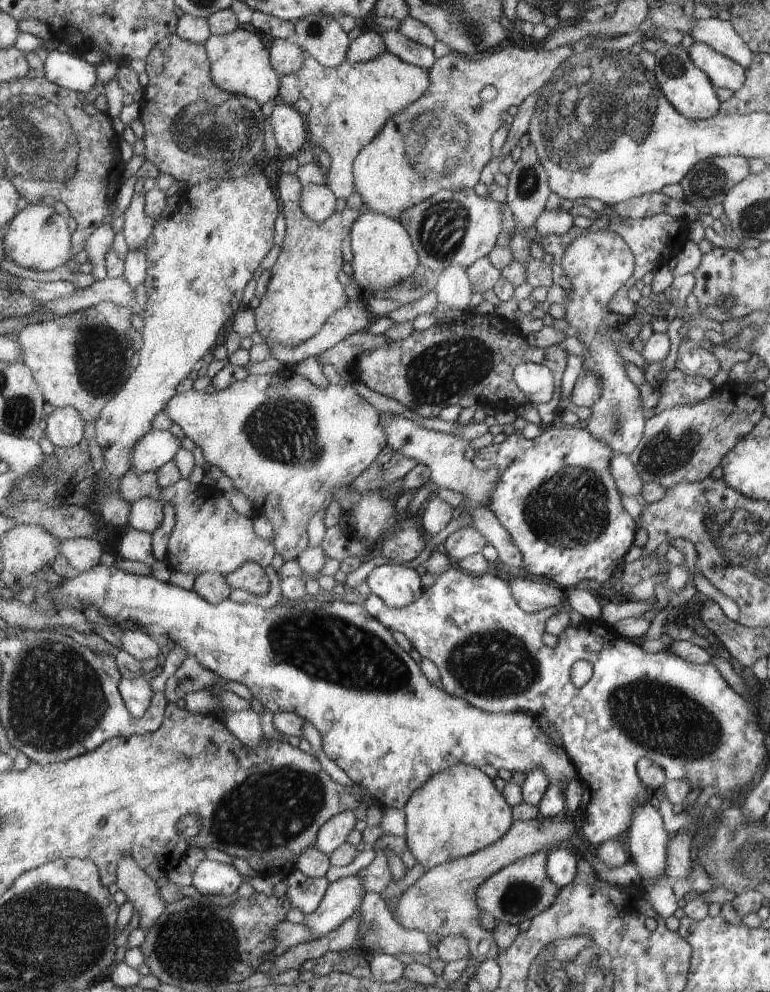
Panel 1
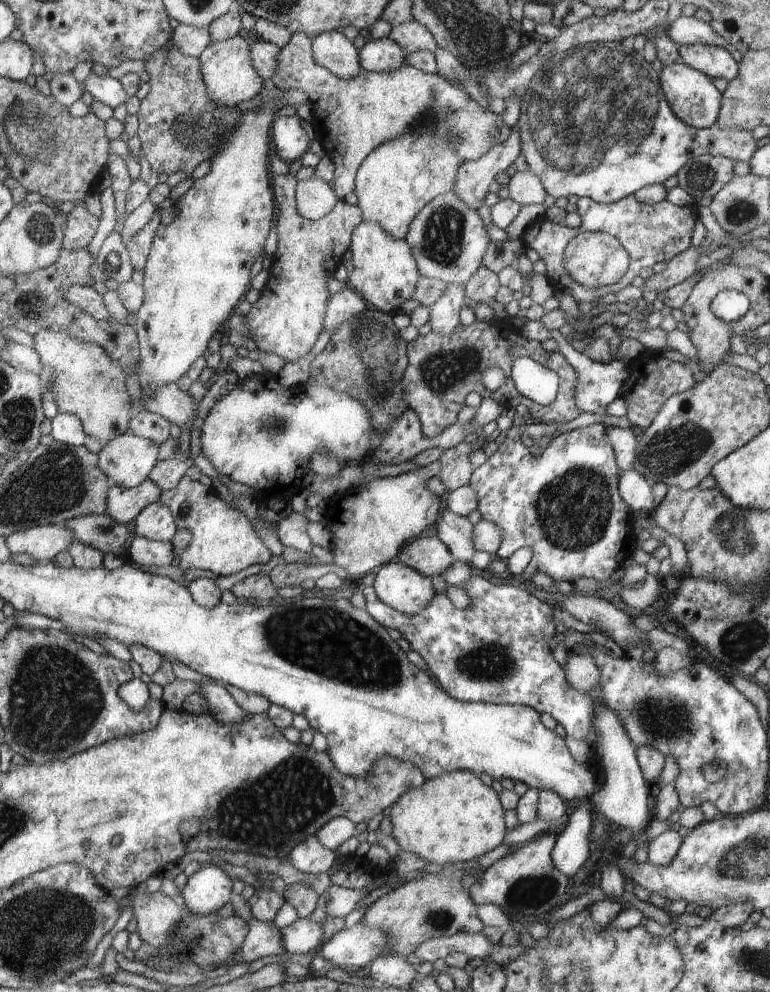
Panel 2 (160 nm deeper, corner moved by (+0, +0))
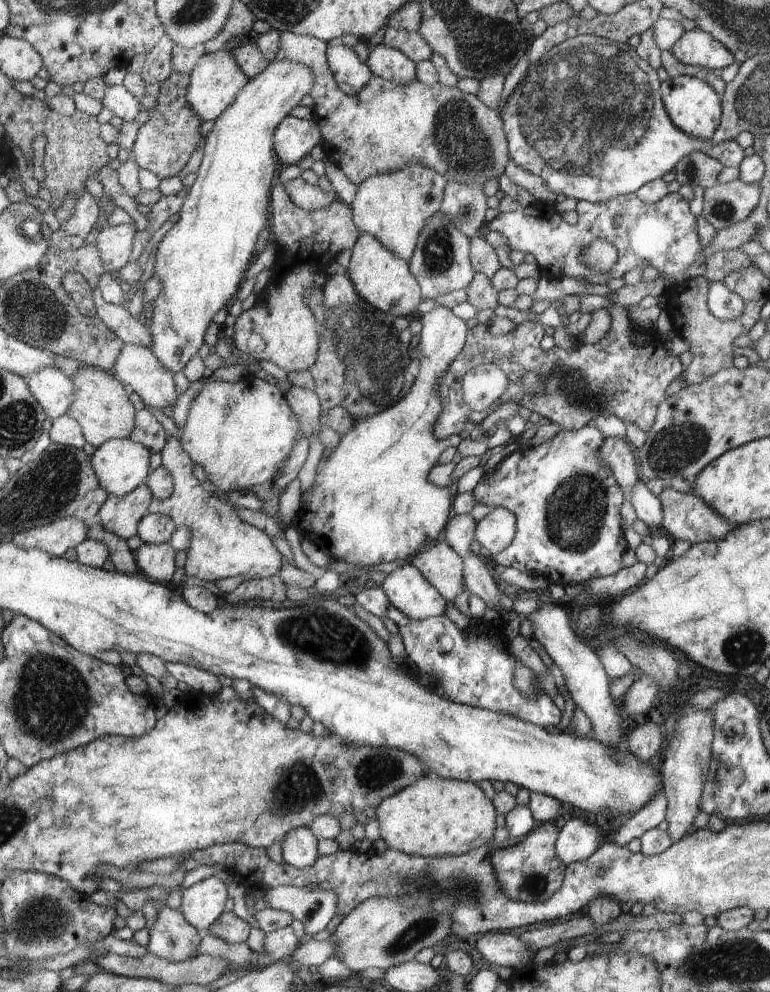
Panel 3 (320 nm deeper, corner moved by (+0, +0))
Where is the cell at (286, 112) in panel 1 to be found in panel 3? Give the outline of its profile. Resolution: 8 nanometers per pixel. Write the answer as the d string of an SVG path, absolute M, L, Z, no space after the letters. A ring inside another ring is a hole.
M288 116L275 130L275 151L280 157L280 162L283 162L286 166L300 162L300 160L306 156L306 152L310 152L316 144L321 144L321 141L321 126L319 125L319 122L316 122L314 119L306 122L306 120L298 120L296 117Z

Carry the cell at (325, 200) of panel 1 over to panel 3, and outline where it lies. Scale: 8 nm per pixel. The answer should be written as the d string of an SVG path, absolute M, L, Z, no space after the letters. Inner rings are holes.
M302 177L283 185L295 204L309 211L326 208L334 200L334 196L332 196L334 192L329 192L329 188L324 190L323 186L312 186L304 182Z

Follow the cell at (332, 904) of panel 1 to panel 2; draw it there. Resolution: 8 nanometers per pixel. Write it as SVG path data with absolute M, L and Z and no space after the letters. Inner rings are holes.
M297 919L289 926L281 930L281 941L286 952L289 954L306 954L315 950L322 943L323 925L312 923L304 919Z

